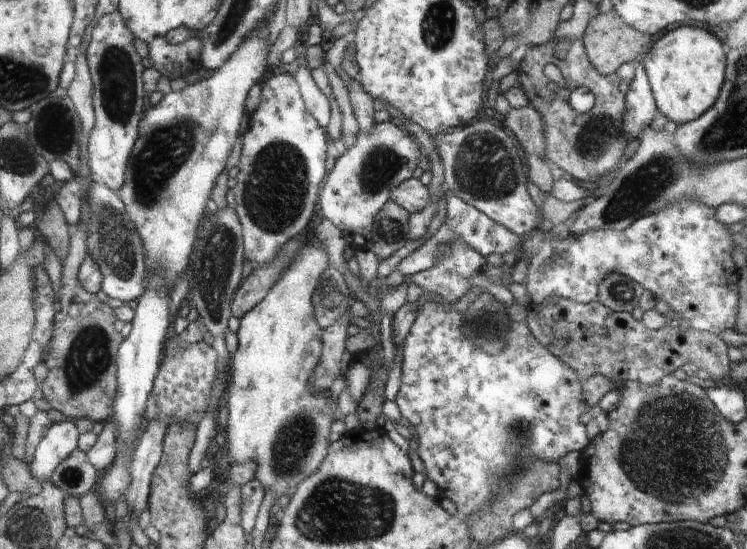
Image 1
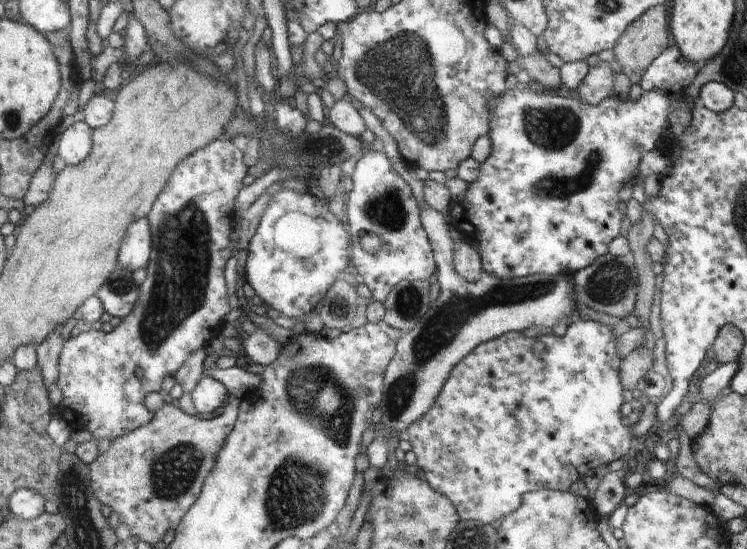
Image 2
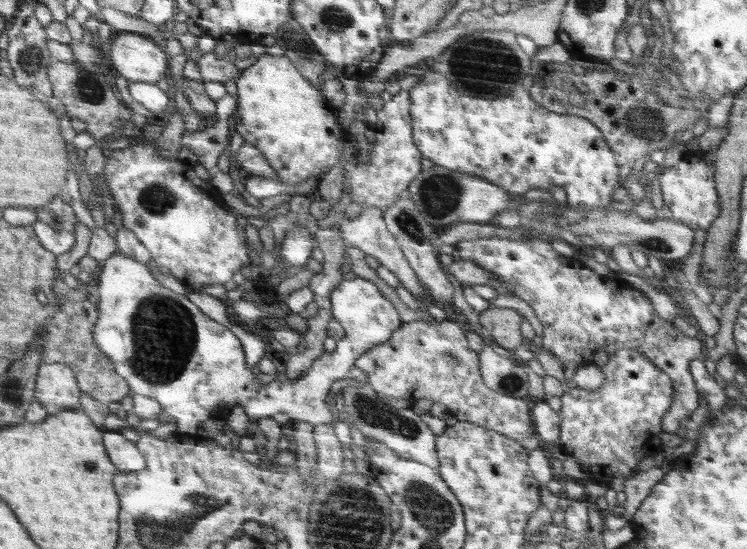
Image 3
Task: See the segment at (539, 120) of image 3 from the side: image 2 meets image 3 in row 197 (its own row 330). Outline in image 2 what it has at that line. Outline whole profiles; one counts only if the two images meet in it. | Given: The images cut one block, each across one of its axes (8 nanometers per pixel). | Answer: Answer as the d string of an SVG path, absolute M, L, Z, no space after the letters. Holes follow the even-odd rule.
M583 318L567 326L567 331L563 336L543 334L538 338L527 338L521 332L510 331L494 340L483 342L452 369L451 376L444 382L444 390L440 393L439 400L424 414L424 418L420 418L408 428L408 439L417 458L415 464L420 470L426 472L425 480L428 481L432 490L451 499L462 520L476 520L486 525L499 523L508 514L519 509L523 504L523 497L532 491L544 489L569 491L574 482L584 480L588 472L594 472L602 464L610 464L612 460L621 459L632 446L630 430L624 428L622 418L620 418L620 406L624 404L623 384L620 384L620 362L623 360L616 350L616 338L612 330L607 325L597 321L586 321ZM536 342L545 345L546 354L543 358L533 353L533 346Z

